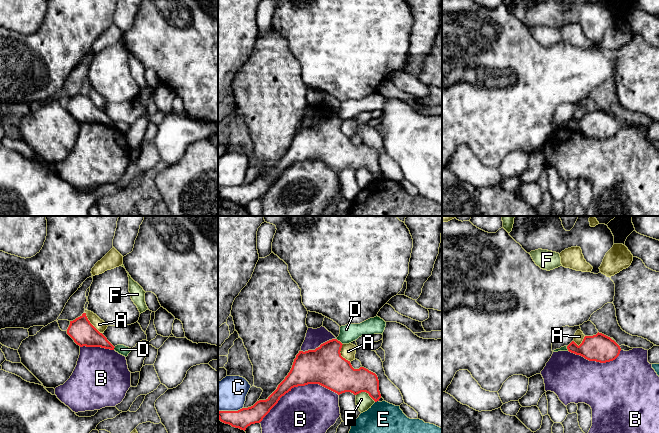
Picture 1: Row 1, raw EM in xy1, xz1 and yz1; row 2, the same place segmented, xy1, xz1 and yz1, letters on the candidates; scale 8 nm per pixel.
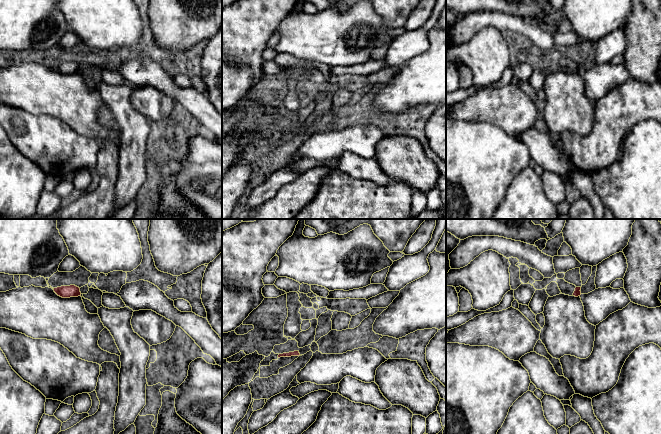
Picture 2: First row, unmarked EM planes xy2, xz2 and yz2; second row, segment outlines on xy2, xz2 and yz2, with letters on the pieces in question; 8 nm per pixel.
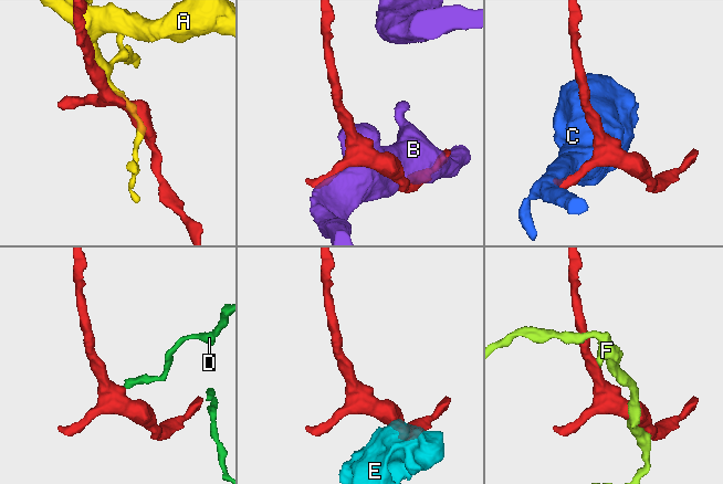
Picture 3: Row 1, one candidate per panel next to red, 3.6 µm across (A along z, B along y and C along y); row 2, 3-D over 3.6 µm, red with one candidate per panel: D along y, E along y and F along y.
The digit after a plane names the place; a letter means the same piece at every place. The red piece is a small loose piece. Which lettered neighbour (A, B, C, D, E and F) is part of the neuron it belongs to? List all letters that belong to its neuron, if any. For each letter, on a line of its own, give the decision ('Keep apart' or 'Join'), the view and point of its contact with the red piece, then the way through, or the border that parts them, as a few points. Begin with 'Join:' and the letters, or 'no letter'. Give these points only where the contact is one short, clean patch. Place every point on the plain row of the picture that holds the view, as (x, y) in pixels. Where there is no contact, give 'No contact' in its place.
Join: no letter
A: Keep apart. Touches red at xy1 (90, 99)
B: Keep apart. Touches red at xz1 (297, 162)
C: Keep apart. Touches red at xz1 (230, 187). Boundary: xz1 (242, 183), (237, 186), (219, 187)
D: Keep apart. Touches red at xz1 (339, 117). Boundary: xz1 (336, 115), (342, 120)
E: Keep apart. Touches red at xz1 (376, 177)
F: Keep apart. Touches red at xz1 (366, 168)

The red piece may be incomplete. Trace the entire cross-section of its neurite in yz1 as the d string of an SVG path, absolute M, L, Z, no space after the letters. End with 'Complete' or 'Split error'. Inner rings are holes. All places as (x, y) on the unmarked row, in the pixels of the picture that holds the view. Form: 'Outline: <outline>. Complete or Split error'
Outline: M599 108L593 112L585 112L579 122L572 117L567 125L589 137L600 139L615 136L621 127L620 122L614 116Z. Complete

